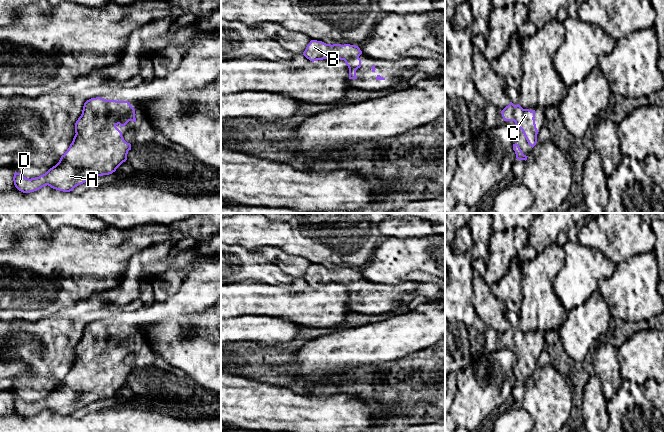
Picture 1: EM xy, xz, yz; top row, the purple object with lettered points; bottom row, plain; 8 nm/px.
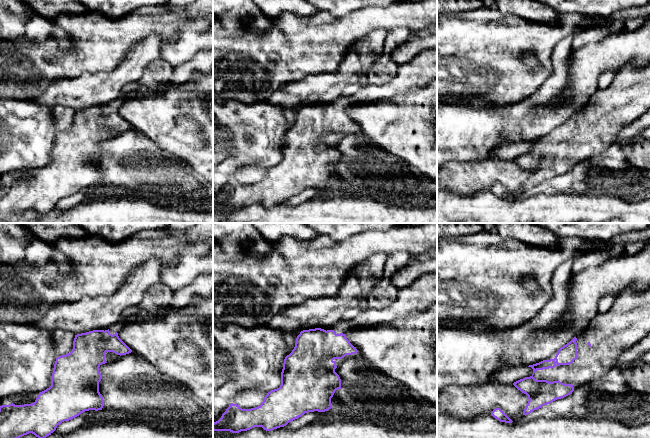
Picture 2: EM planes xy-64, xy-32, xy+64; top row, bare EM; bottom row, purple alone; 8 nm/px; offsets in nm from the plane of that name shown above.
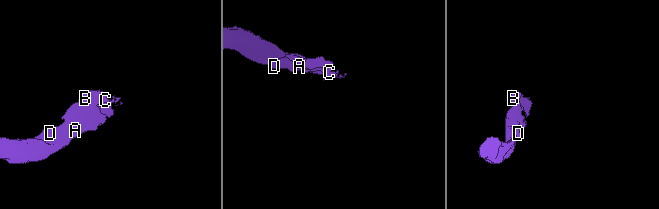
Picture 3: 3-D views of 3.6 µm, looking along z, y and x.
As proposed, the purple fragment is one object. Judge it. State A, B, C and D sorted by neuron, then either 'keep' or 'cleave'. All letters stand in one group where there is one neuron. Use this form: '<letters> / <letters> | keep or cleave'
A B C D | keep

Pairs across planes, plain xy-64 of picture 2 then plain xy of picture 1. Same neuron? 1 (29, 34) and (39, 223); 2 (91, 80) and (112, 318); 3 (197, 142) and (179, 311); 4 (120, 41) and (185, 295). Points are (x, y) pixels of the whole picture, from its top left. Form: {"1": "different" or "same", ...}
{"1": "same", "2": "different", "3": "different", "4": "different"}

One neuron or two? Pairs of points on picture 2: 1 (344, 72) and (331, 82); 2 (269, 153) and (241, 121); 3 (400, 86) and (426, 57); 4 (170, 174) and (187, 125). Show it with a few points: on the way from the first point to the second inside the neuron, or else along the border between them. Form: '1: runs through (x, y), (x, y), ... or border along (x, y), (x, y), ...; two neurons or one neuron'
1: runs through (341, 75), (334, 82); one neuron
2: runs through (261, 145), (246, 129); one neuron
3: runs through (407, 79), (422, 64); one neuron
4: border along (172, 157), (187, 163), (195, 171); two neurons

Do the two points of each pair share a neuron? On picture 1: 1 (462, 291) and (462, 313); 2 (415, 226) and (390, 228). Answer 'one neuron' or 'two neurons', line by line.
1: one neuron
2: one neuron

